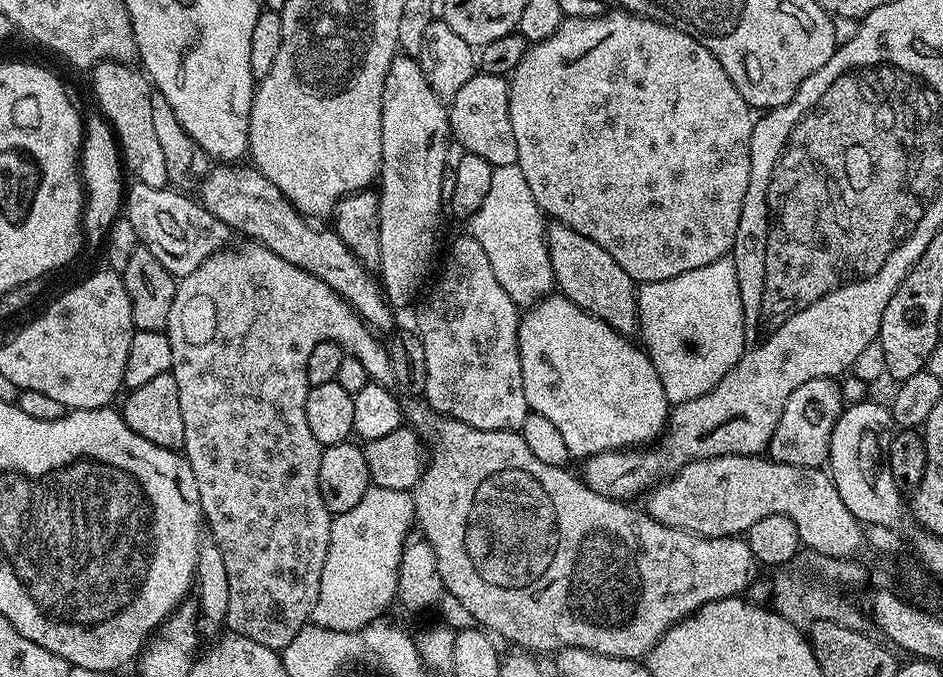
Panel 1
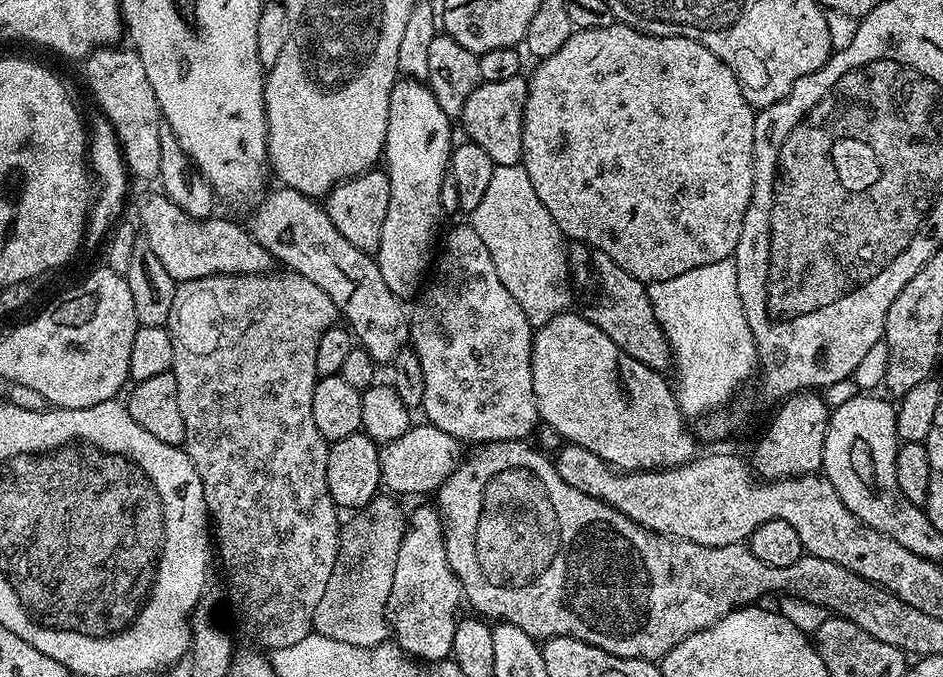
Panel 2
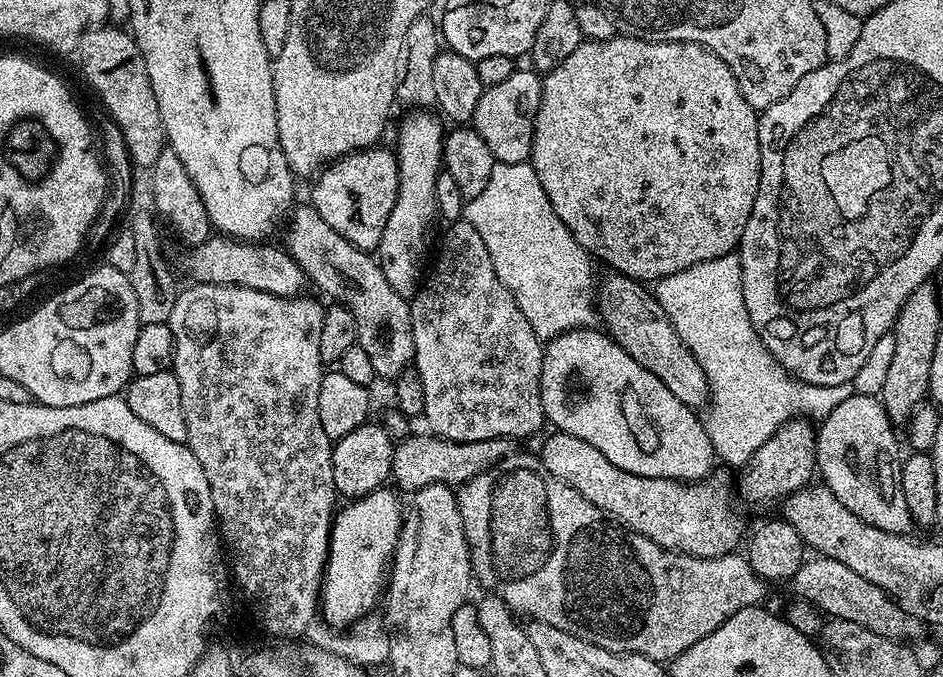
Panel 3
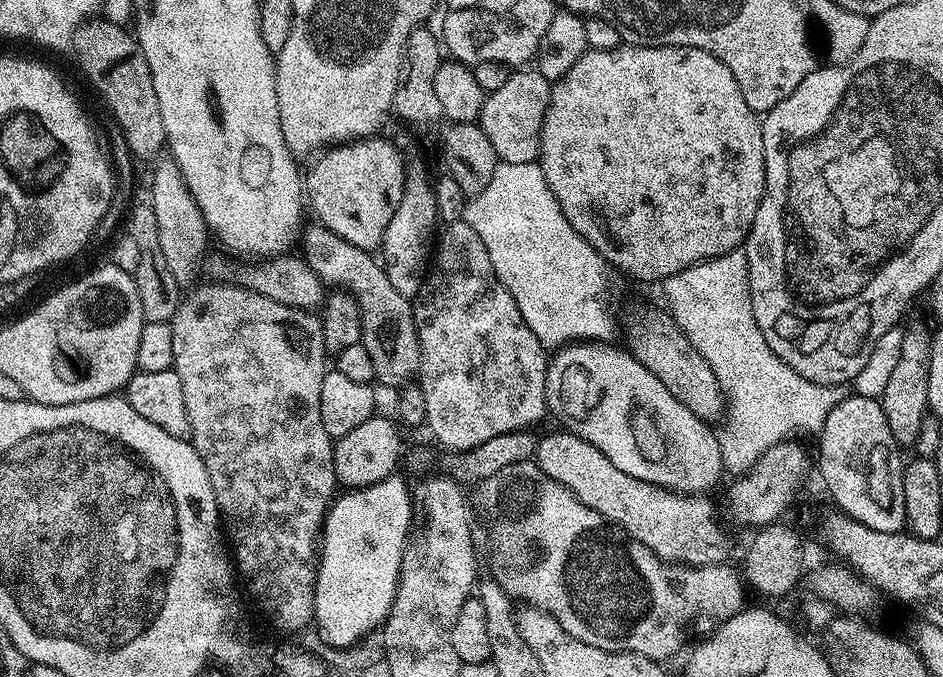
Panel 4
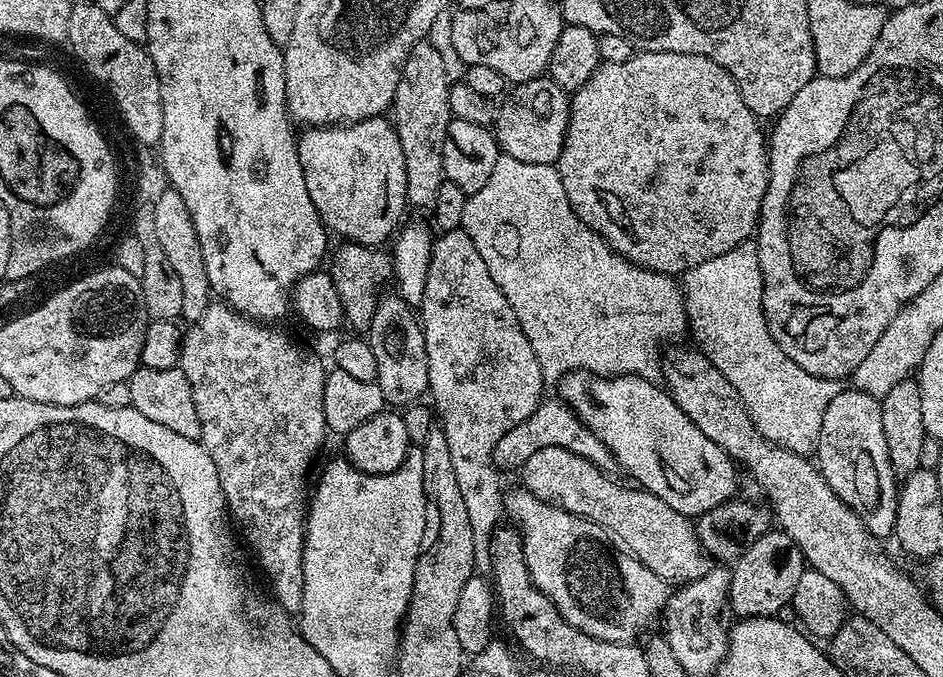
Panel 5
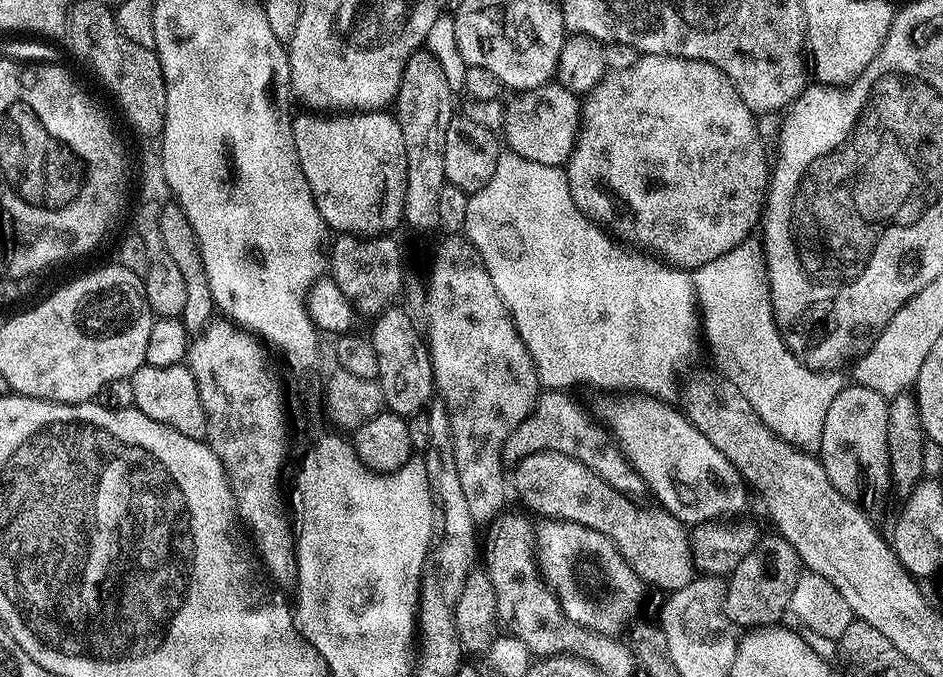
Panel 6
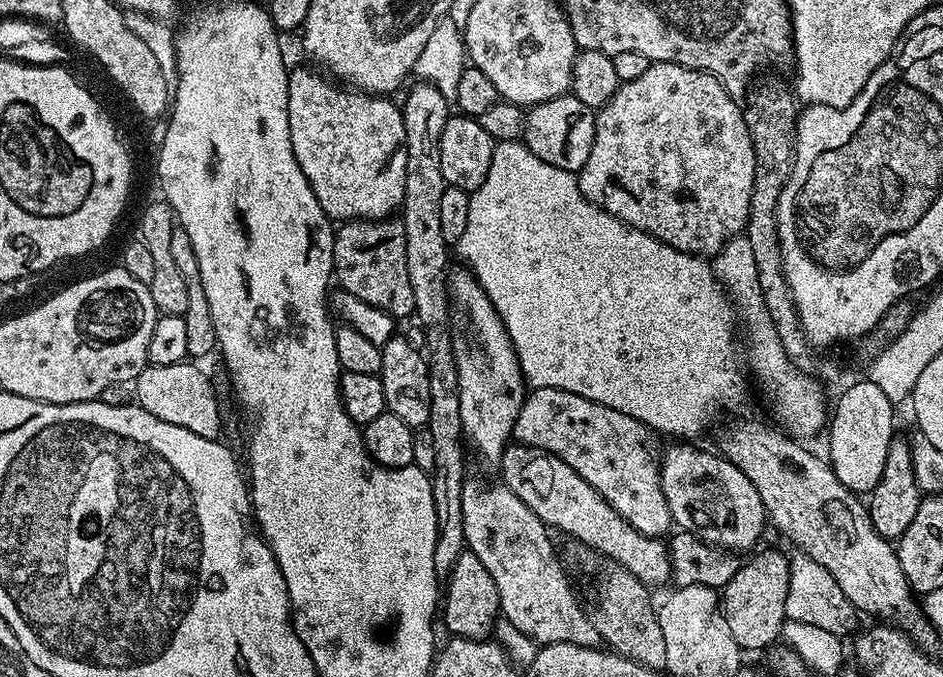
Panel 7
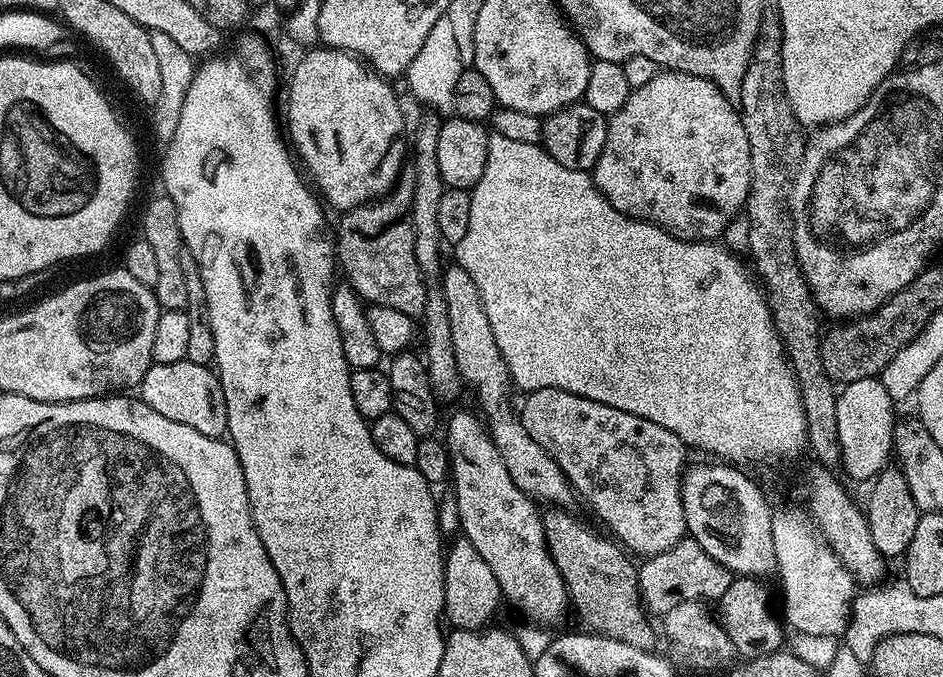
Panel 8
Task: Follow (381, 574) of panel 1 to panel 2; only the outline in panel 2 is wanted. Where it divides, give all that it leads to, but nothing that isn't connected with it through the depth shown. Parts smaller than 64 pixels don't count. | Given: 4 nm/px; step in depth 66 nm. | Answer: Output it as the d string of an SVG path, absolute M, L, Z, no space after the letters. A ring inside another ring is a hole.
M377 495L365 509L353 515L356 517L343 523L340 554L349 570L337 570L330 578L326 594L322 602L318 602L318 610L314 610L312 626L316 634L348 642L359 648L372 648L389 639L387 606L393 586L398 546L404 536L404 514L395 502L398 503L389 495Z

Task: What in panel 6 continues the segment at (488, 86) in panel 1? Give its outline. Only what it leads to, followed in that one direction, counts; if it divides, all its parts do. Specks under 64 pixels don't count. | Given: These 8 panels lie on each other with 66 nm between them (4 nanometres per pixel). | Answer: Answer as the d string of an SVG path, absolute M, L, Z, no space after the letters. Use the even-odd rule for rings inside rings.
M549 82L511 98L504 111L503 143L514 154L530 158L530 162L542 162L542 166L555 168L567 165L582 125L582 104L577 93L566 90L558 82Z

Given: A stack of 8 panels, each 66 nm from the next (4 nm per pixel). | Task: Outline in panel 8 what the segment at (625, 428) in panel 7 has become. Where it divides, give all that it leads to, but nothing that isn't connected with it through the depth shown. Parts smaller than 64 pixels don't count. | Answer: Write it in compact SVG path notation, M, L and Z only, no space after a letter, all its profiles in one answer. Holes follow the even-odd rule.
M557 388L529 392L523 399L524 405L519 405L518 415L526 434L530 434L530 438L542 446L547 456L554 458L572 485L573 493L588 503L589 510L609 528L607 531L629 553L637 557L640 555L640 558L652 557L670 550L686 536L688 527L680 481L684 479L690 452L674 430L666 430L666 426L658 426L658 422L650 422L650 418L638 418L638 414L626 414L626 410L614 410L614 406L606 406L597 400Z

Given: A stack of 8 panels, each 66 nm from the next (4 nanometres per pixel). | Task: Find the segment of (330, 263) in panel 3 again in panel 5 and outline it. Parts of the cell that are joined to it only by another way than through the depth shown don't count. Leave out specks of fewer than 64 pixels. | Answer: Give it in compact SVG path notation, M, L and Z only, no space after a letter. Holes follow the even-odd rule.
M398 294L391 295L381 295L377 299L366 339L370 350L374 350L374 358L378 358L376 383L383 390L385 401L392 406L407 406L417 403L428 390L426 342L413 305L405 302Z

